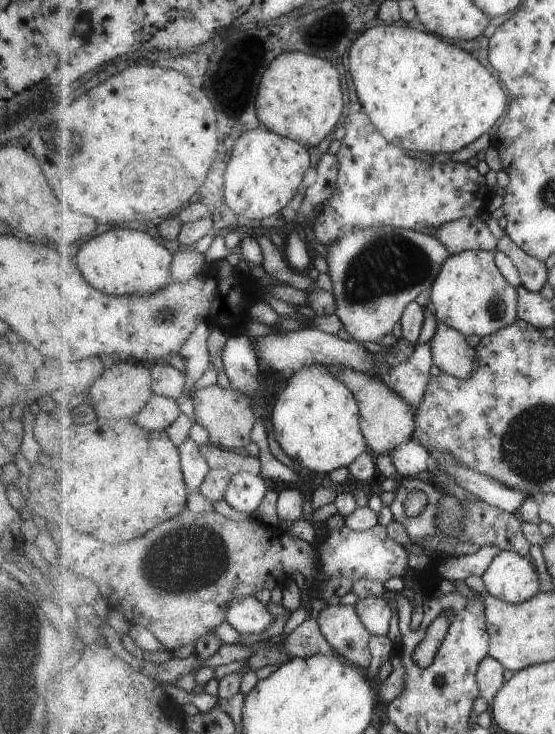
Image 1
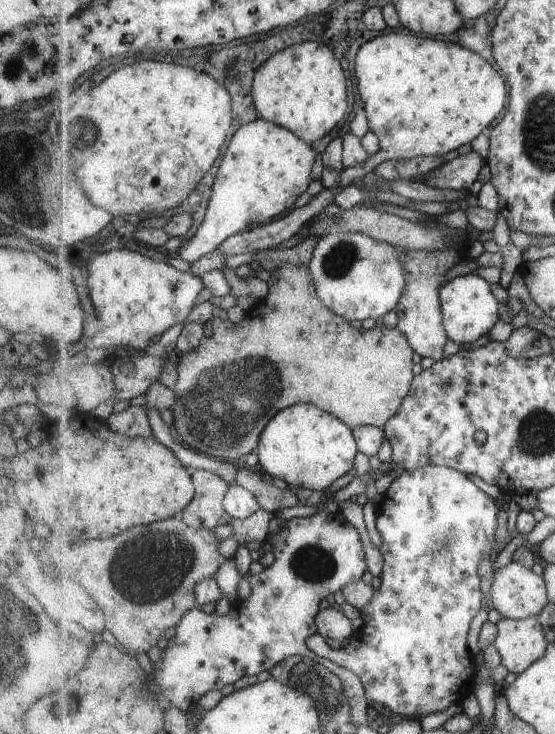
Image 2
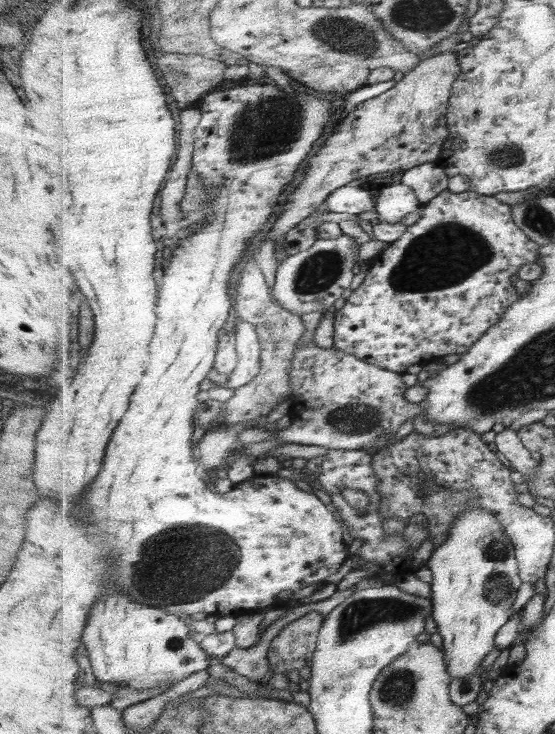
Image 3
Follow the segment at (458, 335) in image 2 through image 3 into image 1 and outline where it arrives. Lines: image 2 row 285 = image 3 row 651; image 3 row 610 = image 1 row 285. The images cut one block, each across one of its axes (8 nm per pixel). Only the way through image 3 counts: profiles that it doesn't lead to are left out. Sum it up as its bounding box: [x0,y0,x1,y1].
[431,248,519,337]

